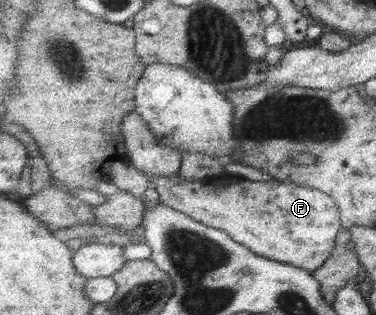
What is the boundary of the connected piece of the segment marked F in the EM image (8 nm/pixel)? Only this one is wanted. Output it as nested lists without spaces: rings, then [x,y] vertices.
[[[223,172],[221,175],[202,180],[187,180],[179,174],[151,178],[150,186],[156,188],[161,203],[171,206],[197,219],[206,225],[227,231],[236,242],[249,247],[257,254],[277,262],[284,262],[314,272],[321,268],[335,252],[339,233],[343,228],[341,210],[332,196],[323,190],[301,186],[300,183],[271,179],[269,181],[250,181]]]

